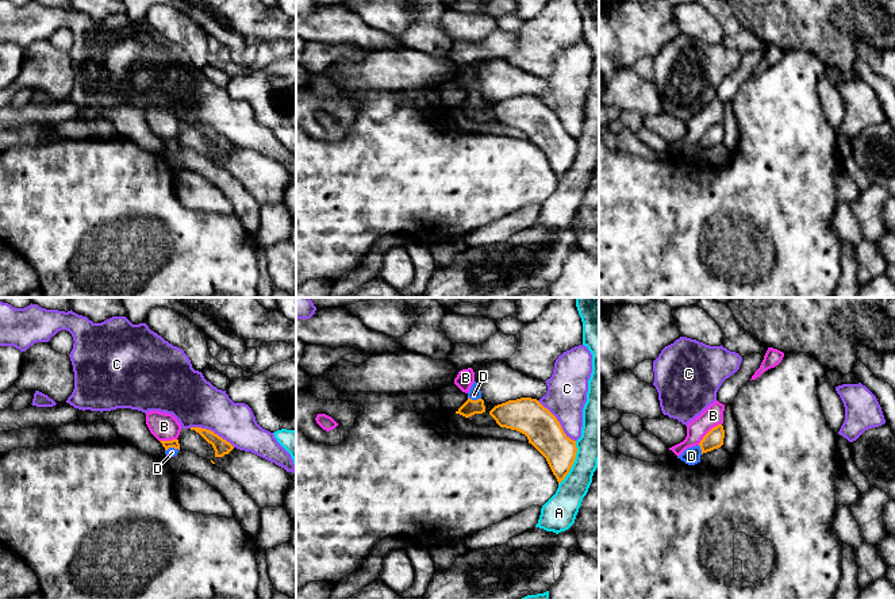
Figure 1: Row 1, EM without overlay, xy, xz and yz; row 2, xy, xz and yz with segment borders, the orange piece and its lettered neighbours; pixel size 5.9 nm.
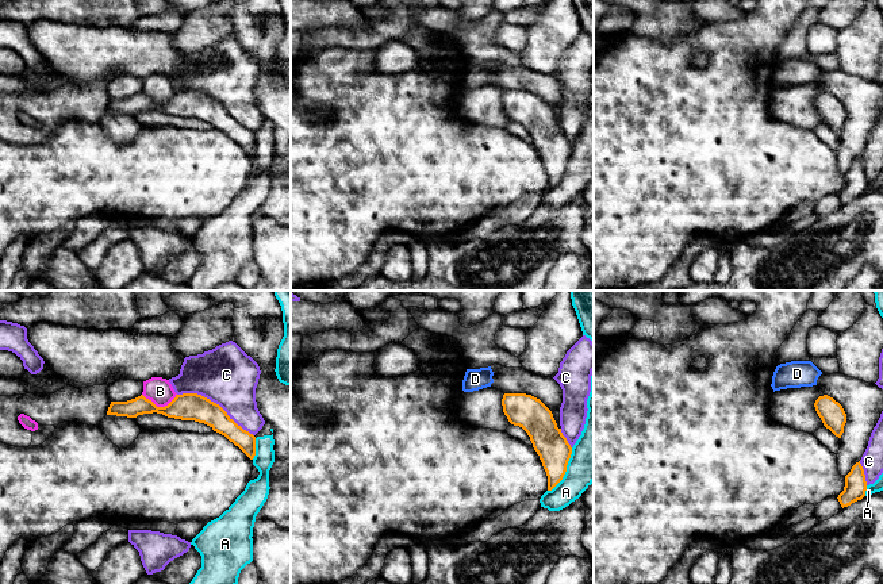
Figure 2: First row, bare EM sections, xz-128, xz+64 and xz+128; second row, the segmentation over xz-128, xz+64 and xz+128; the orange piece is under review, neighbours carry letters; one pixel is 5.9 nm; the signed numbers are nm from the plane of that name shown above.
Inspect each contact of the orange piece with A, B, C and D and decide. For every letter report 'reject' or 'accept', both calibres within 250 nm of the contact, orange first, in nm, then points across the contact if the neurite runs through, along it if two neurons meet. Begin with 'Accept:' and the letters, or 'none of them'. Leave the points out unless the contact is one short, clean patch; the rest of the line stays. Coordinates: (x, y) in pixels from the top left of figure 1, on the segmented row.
Accept: D
A: reject | 220/220 nm
B: reject | 110/120 nm
C: reject | 220/240 nm
D: accept | 90/70 nm | across xz (471, 407), (475, 400), (475, 392)

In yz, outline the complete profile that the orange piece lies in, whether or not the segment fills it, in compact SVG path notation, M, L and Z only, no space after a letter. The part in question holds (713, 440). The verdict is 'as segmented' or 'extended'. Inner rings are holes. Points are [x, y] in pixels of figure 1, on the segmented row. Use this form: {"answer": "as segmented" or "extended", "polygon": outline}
{"answer": "extended", "polygon": "M722 425L712 427L700 441L699 445L685 449L677 458L688 465L700 462L703 453L718 449L723 445L725 430Z"}

